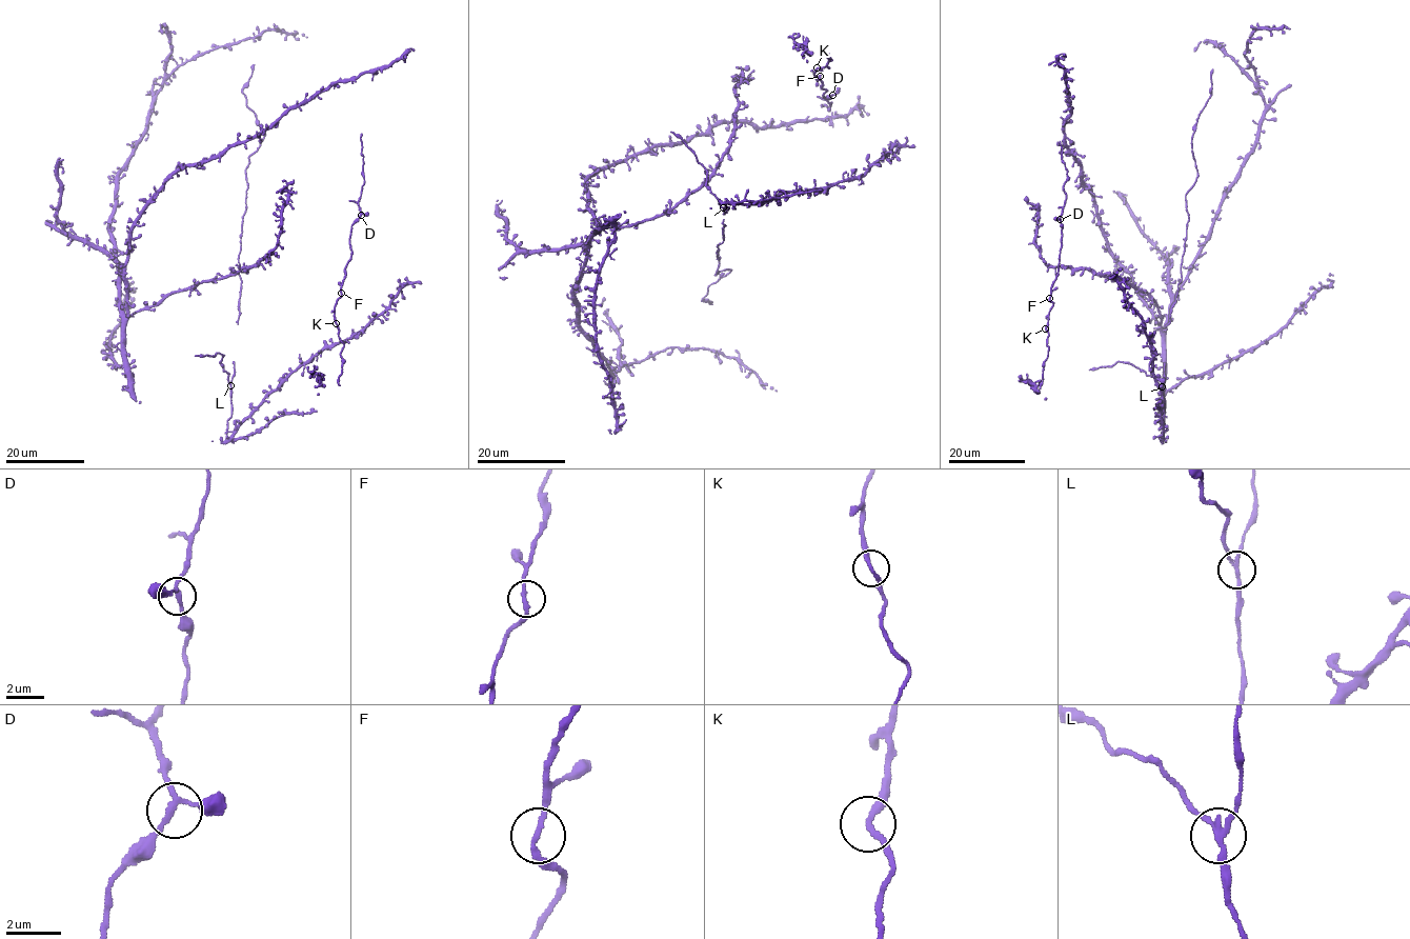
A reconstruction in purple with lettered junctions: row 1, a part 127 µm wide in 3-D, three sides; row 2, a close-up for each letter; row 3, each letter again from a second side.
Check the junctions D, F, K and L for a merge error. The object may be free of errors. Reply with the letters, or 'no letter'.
L

